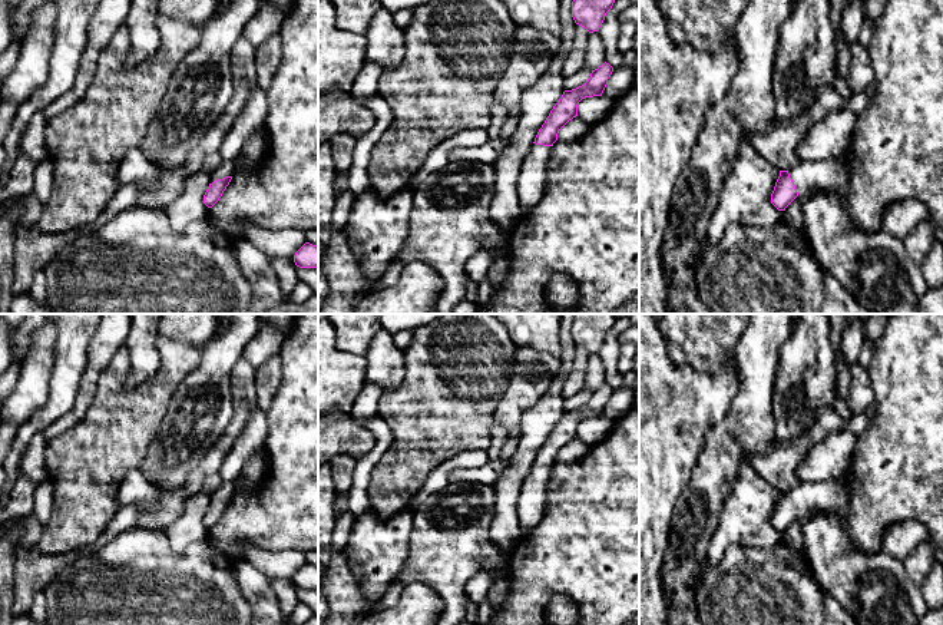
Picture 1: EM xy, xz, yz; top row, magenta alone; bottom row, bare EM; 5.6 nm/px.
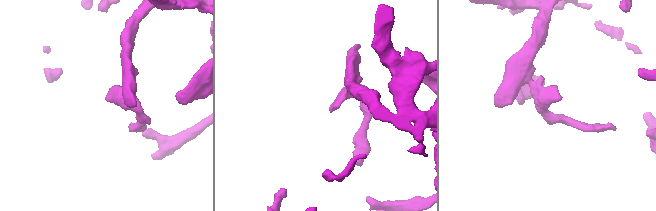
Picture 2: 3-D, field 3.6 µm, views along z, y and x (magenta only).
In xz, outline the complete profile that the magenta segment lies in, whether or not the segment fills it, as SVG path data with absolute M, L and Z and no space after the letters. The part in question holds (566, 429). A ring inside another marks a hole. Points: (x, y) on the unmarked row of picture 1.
M605 383L592 391L586 404L576 410L565 411L550 431L519 492L516 512L520 528L525 532L537 526L543 517L547 485L559 452L578 437L578 426L582 420L602 417L612 393L613 388Z

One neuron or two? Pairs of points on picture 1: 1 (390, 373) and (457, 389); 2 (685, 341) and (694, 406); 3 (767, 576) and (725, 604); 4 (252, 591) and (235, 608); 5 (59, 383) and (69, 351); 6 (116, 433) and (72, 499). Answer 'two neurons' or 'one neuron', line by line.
1: two neurons
2: two neurons
3: one neuron
4: two neurons
5: one neuron
6: one neuron

